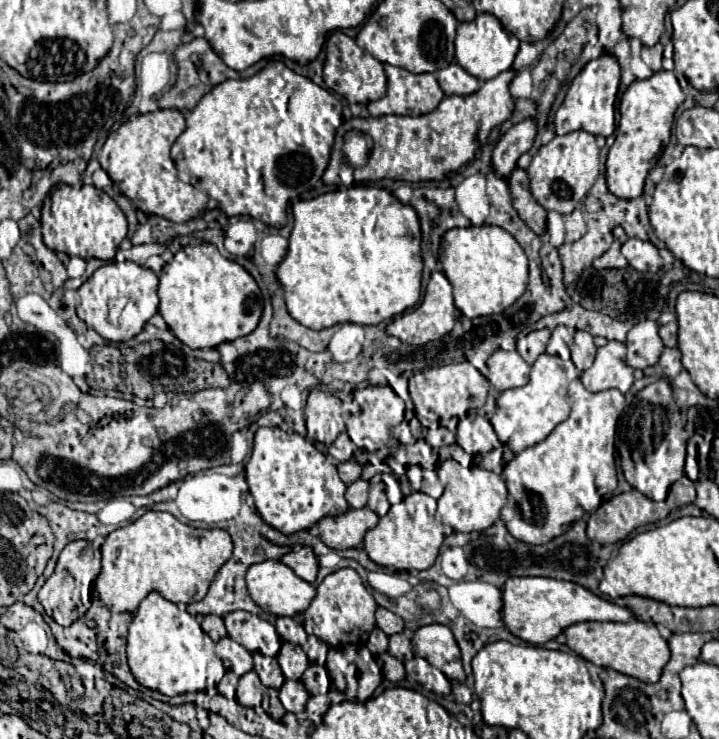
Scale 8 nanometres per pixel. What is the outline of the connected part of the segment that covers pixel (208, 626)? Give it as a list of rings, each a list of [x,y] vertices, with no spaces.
[[[212,614],[204,616],[204,620],[202,620],[202,630],[204,630],[204,632],[206,632],[214,642],[218,642],[220,638],[226,636],[224,620],[222,620],[220,616],[212,616]]]

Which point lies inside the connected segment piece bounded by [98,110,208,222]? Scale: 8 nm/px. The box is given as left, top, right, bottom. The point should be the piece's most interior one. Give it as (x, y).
(137, 156)

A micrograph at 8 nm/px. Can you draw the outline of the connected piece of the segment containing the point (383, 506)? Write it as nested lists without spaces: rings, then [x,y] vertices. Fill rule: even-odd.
[[[376,474],[372,480],[370,480],[370,498],[368,498],[368,508],[372,512],[376,512],[378,516],[384,516],[390,508],[390,502],[386,498],[386,492],[384,492],[384,482],[382,478]]]

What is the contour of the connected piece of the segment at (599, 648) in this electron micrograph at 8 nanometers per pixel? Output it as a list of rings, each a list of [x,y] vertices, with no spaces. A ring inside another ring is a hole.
[[[630,620],[624,624],[618,622],[580,622],[570,628],[566,628],[566,644],[582,658],[596,666],[612,668],[616,672],[622,672],[626,676],[638,678],[642,682],[654,684],[660,680],[664,666],[670,660],[670,648],[668,642],[660,636],[656,624],[642,622],[642,620]]]

